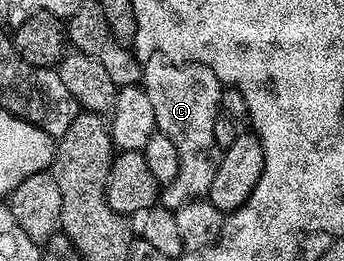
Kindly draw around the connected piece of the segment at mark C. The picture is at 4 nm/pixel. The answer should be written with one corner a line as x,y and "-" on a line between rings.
151,54
142,62
142,85
146,96
150,96
150,104
154,107
154,120
159,133
174,144
178,150
178,176
174,180
163,183
158,195
159,205
175,212
191,202
201,201
210,192
210,183
214,180
214,172
218,172
218,164
222,153
221,147
214,140
214,124
221,117
220,95
222,84
210,68
199,66
197,62
171,62
161,54

